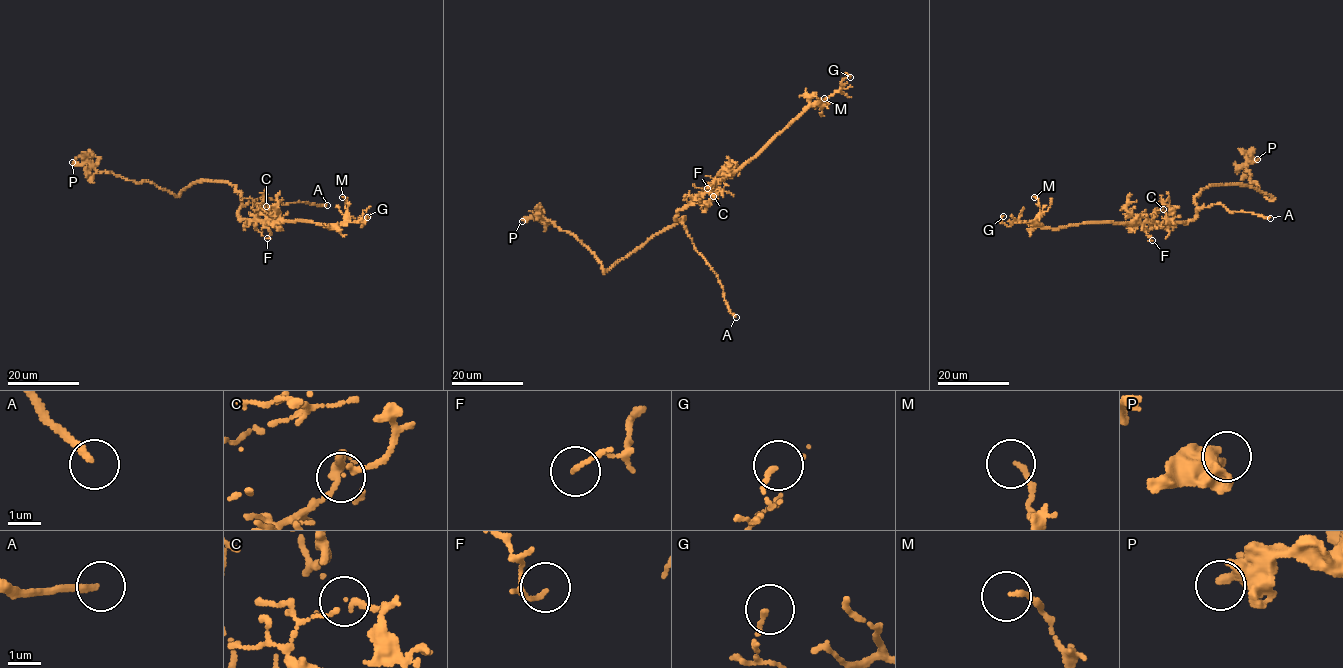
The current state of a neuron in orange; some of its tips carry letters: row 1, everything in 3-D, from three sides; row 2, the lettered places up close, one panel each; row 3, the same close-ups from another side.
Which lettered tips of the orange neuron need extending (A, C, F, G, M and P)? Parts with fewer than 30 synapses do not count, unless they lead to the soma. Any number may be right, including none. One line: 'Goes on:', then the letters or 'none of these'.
Goes on: A

